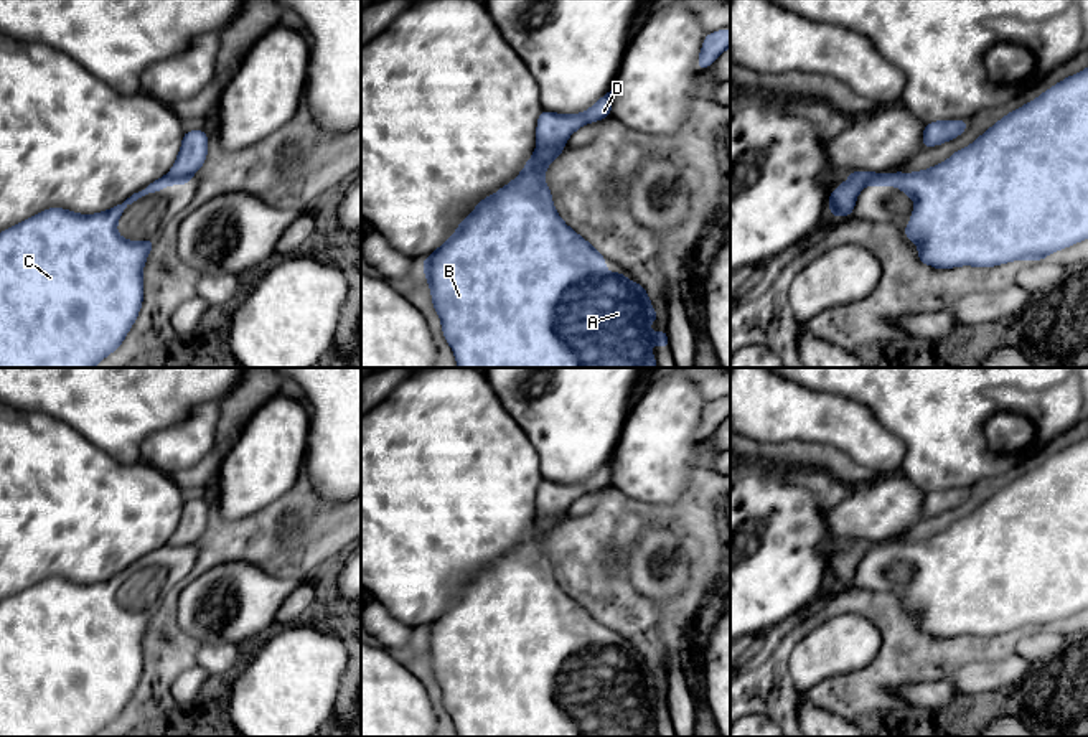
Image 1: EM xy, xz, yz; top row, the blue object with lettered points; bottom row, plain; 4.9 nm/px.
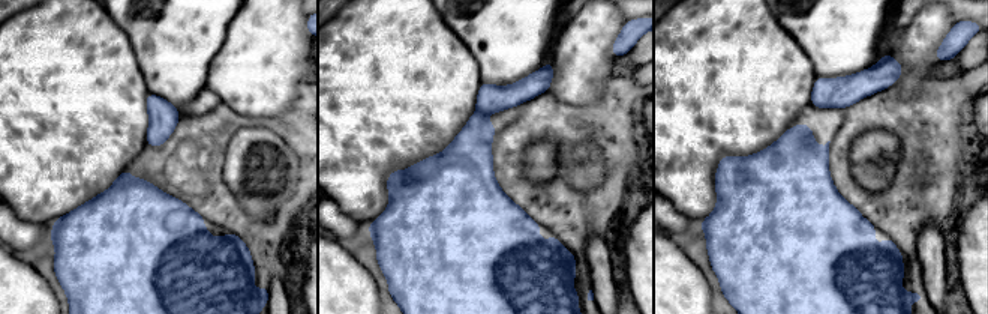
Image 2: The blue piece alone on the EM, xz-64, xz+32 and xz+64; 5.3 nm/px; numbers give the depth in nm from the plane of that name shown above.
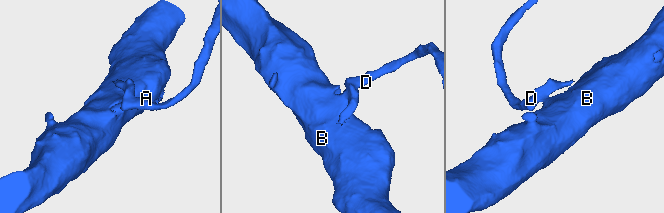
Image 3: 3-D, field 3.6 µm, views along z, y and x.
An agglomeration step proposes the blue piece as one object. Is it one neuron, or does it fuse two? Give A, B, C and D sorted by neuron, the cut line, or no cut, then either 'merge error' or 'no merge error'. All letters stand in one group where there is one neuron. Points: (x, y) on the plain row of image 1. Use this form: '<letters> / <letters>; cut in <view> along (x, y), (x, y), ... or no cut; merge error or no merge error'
A B C / D; cut in xy along (168, 543), (192, 546); merge error

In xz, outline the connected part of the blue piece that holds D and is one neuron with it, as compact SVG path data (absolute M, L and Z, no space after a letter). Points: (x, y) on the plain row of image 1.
M612 460L602 465L590 478L580 483L556 483L542 480L537 486L536 508L546 531L554 531L569 506L585 493L610 486Z

